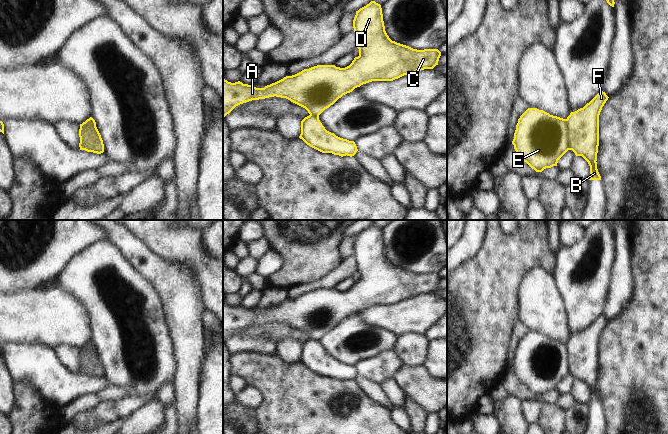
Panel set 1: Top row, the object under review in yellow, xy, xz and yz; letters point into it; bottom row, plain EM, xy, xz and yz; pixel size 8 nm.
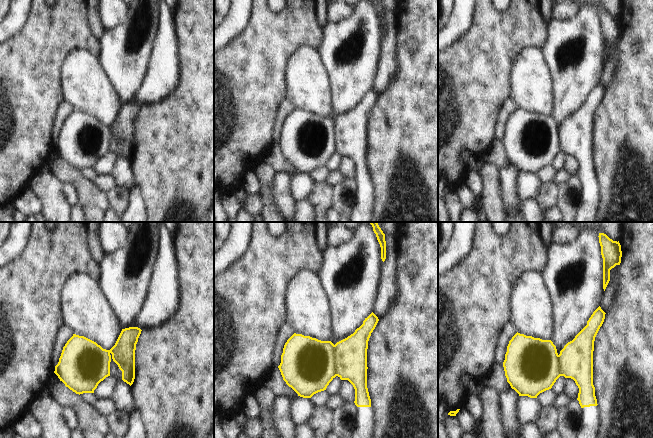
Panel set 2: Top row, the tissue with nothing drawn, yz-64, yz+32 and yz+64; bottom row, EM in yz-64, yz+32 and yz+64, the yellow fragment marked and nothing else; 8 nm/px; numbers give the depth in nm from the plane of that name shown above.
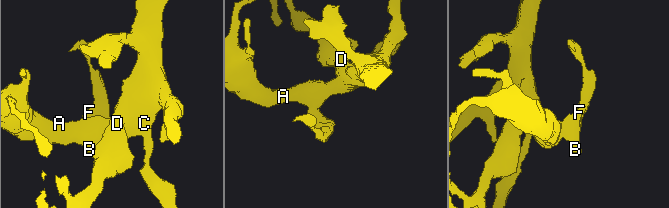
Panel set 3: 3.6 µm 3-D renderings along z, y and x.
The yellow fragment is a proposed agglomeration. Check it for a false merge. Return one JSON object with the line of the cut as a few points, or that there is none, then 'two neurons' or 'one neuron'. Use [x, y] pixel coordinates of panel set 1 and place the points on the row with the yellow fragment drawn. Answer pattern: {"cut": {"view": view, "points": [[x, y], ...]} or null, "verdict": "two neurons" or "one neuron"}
{"cut": {"view": "yz", "points": [[565, 119], [570, 149]]}, "verdict": "two neurons"}

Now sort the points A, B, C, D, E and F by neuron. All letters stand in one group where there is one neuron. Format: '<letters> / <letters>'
A C D E / B F

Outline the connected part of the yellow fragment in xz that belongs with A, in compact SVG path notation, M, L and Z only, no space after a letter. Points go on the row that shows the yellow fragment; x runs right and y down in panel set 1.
M375 1L356 11L353 28L357 36L359 56L345 68L335 65L317 65L295 75L286 76L264 88L256 88L240 81L231 83L223 78L223 117L240 104L274 96L286 98L305 108L310 115L319 117L339 98L363 84L372 81L393 81L409 73L433 69L438 65L441 56L438 49L417 50L389 38L385 31L381 5Z

